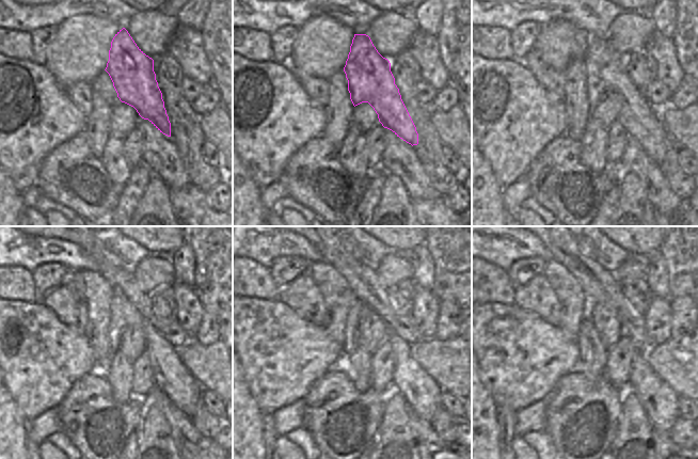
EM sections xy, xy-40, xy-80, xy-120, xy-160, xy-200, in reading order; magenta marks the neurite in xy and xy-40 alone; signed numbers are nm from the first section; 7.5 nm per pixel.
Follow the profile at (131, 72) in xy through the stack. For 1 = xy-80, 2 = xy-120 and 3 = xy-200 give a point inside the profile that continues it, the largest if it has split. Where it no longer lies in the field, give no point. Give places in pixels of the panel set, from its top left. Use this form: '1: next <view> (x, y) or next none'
1: next xy-80 (605, 67)
2: next xy-120 (171, 376)
3: next xy-200 (661, 404)

